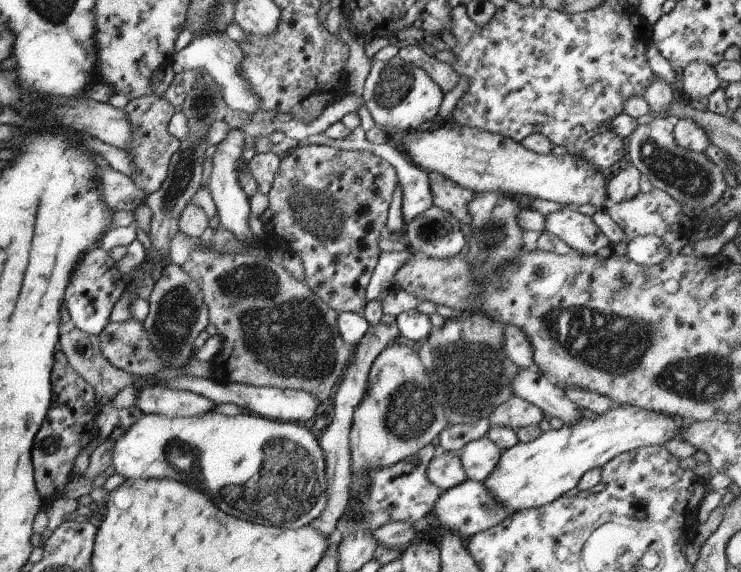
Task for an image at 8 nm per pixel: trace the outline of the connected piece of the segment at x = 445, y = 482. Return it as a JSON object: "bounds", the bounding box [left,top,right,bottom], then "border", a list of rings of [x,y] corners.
{"bounds":[426,451,466,493],"border":[[[437,451],[429,460],[426,475],[427,480],[441,493],[453,488],[456,484],[461,484],[466,479],[457,453],[453,451]]]}

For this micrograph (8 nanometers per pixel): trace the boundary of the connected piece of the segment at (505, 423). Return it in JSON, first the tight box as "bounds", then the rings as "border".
{"bounds":[487,395,545,431],"border":[[[513,395],[503,404],[499,404],[487,419],[491,425],[507,427],[516,431],[529,425],[538,425],[543,418],[545,417],[539,408]]]}

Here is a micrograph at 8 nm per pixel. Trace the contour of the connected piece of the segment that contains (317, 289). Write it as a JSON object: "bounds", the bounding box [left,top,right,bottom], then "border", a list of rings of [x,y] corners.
{"bounds":[258,144,397,313],"border":[[[316,144],[297,146],[280,159],[266,194],[267,208],[258,218],[266,232],[280,236],[299,256],[303,282],[319,300],[337,311],[361,313],[366,303],[365,291],[381,252],[377,242],[384,235],[387,208],[397,183],[393,166],[373,152],[340,150]]]}

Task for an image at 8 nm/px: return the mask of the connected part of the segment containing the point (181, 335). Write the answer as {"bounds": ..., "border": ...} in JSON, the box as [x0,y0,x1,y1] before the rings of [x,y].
{"bounds":[142,262,208,368],"border":[[[169,262],[161,270],[161,276],[154,282],[153,290],[146,299],[148,314],[142,325],[149,340],[149,348],[153,348],[155,356],[159,356],[162,367],[182,368],[190,360],[193,340],[208,323],[208,312],[197,284],[176,264]]]}

